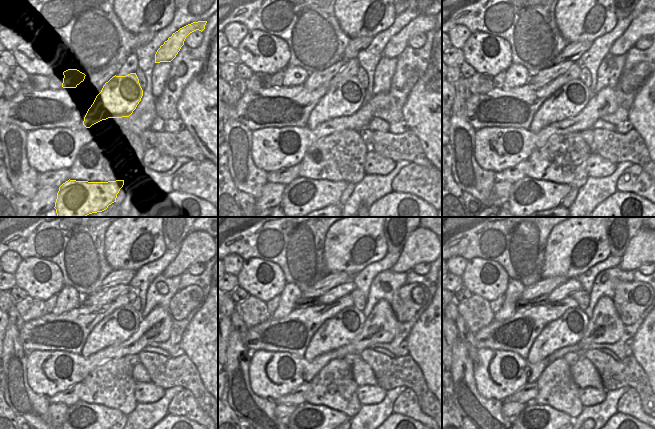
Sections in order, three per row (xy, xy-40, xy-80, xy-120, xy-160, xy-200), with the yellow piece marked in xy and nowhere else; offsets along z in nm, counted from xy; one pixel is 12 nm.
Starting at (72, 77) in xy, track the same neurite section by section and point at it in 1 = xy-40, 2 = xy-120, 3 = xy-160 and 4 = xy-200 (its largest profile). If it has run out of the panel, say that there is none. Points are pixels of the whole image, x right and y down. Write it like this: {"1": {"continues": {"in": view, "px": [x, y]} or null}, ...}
{"1": {"continues": {"in": "xy-40", "px": [297, 76]}}, "2": {"continues": {"in": "xy-120", "px": [71, 296]}}, "3": {"continues": {"in": "xy-160", "px": [291, 291]}}, "4": {"continues": {"in": "xy-200", "px": [514, 289]}}}

